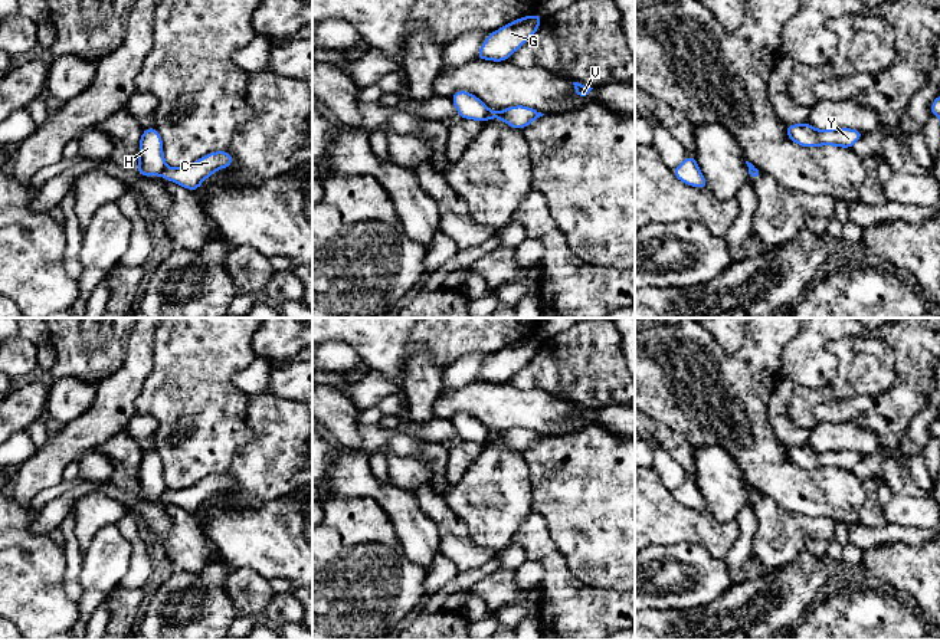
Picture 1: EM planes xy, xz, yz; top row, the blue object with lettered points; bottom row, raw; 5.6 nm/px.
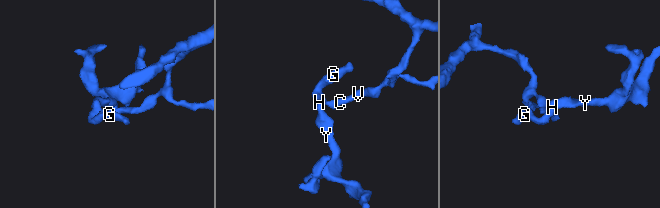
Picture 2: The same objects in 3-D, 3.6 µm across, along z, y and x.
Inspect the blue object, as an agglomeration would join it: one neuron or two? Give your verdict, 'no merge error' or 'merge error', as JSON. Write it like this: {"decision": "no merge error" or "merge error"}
{"decision": "merge error"}

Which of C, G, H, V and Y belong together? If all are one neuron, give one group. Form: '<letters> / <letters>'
C V / G H Y

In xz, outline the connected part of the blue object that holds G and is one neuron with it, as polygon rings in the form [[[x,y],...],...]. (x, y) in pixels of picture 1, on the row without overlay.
[[[541,337],[517,341],[492,354],[482,365],[476,381],[502,384],[520,371],[540,349]]]

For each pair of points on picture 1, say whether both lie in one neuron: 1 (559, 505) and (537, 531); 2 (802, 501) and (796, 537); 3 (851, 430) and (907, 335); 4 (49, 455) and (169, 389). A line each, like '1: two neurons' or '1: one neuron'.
1: two neurons
2: two neurons
3: two neurons
4: two neurons

